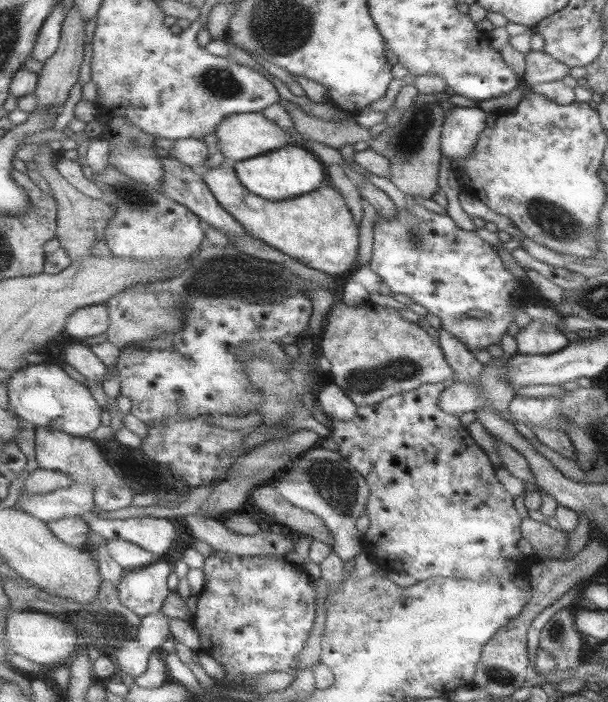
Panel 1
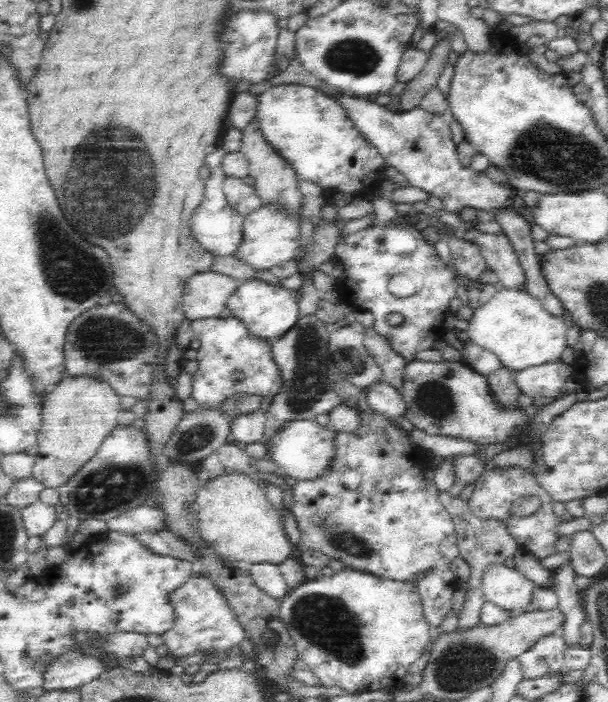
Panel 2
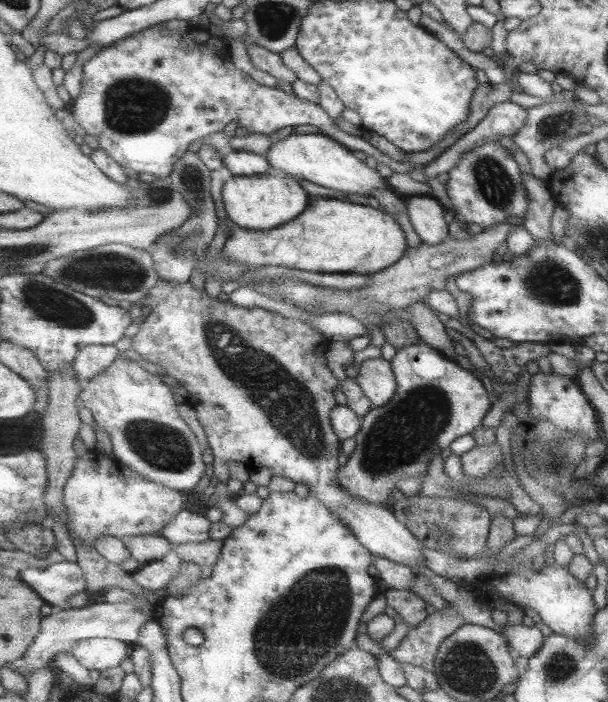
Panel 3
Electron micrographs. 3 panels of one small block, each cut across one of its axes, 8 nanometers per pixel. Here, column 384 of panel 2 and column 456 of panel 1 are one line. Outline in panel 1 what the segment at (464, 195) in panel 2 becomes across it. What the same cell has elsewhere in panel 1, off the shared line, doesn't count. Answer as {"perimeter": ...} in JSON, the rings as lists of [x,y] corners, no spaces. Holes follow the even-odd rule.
{"perimeter":[[[453,107],[446,114],[442,133],[442,154],[457,164],[458,158],[474,154],[477,141],[486,128],[484,112],[480,107]]]}

